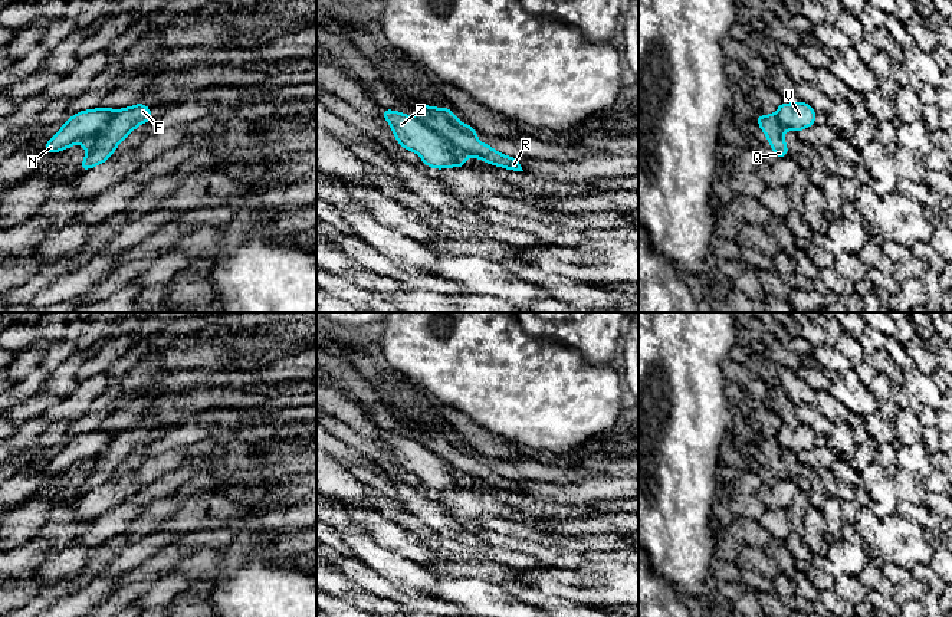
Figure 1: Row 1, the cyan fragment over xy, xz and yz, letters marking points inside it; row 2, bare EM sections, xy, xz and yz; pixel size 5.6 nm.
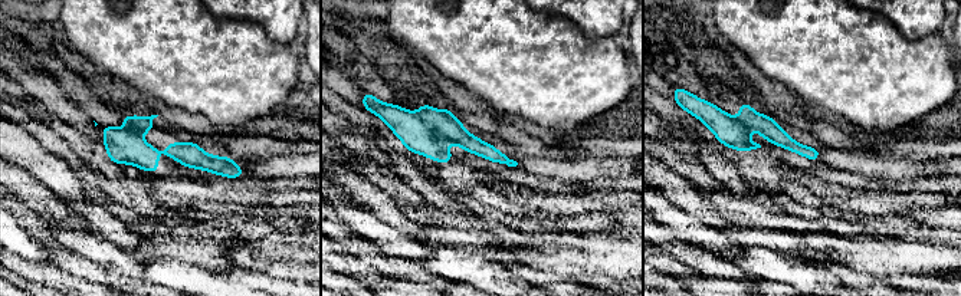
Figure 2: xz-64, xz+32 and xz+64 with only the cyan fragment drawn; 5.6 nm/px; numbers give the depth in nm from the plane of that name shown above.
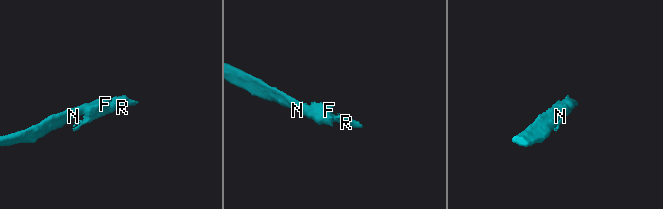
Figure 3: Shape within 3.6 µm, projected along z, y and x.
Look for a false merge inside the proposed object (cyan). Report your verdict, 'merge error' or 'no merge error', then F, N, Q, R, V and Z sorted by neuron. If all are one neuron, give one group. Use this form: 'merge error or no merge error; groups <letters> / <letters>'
merge error; groups F Q R / N V Z

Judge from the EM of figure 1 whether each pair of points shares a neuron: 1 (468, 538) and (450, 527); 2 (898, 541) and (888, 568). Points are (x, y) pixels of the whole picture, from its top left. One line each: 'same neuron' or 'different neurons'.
1: same neuron
2: different neurons

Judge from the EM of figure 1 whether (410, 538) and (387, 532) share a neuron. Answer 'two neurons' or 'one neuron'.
one neuron

